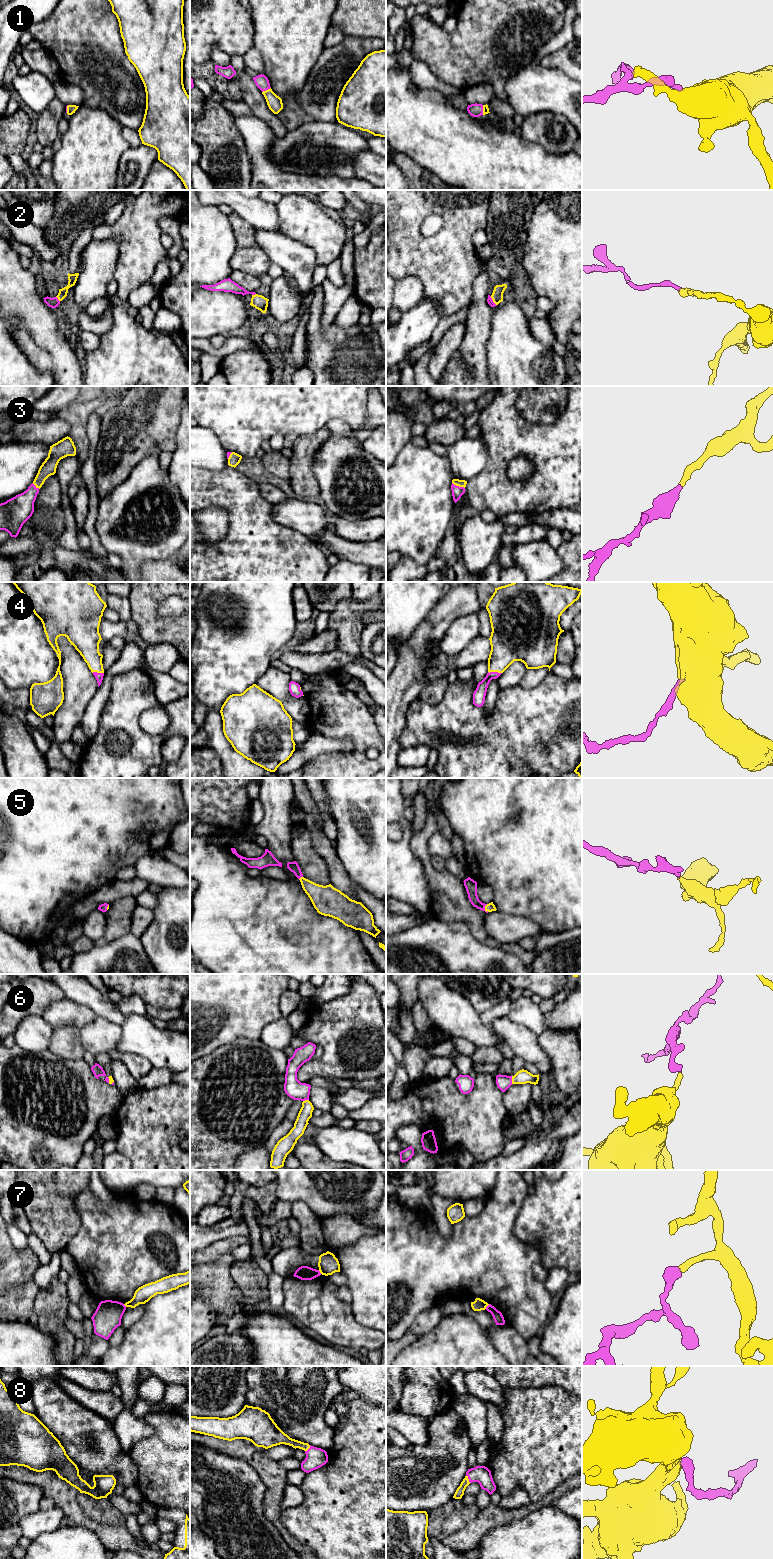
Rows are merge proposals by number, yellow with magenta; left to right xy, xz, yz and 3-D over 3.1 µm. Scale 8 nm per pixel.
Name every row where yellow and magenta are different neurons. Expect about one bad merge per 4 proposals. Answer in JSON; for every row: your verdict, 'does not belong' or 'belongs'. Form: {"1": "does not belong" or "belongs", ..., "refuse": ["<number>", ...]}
{"1": "belongs", "2": "belongs", "3": "belongs", "4": "belongs", "5": "belongs", "6": "belongs", "7": "does not belong", "8": "belongs", "refuse": ["7"]}

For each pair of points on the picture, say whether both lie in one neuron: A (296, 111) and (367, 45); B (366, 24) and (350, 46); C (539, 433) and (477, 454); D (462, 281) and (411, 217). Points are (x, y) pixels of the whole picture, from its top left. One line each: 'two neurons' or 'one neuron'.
A: one neuron
B: two neurons
C: two neurons
D: one neuron

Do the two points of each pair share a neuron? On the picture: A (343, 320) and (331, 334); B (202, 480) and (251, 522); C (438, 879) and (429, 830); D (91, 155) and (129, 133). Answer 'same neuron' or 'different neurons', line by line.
A: different neurons
B: same neuron
C: same neuron
D: different neurons

